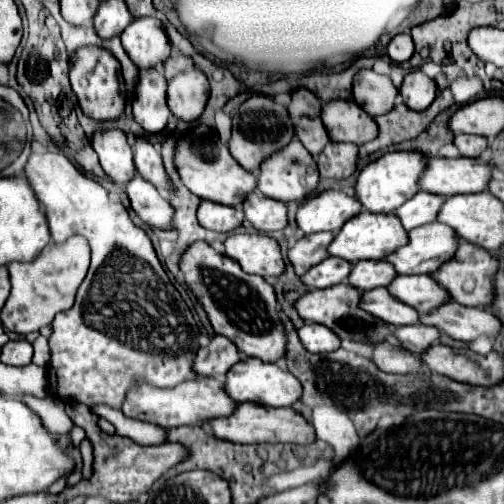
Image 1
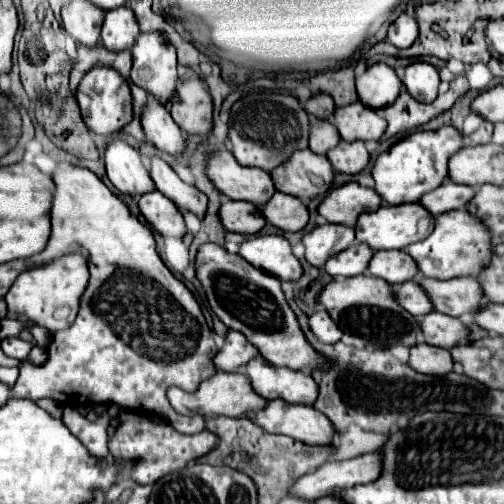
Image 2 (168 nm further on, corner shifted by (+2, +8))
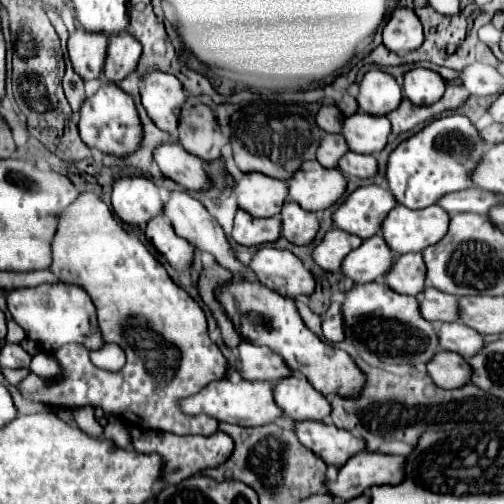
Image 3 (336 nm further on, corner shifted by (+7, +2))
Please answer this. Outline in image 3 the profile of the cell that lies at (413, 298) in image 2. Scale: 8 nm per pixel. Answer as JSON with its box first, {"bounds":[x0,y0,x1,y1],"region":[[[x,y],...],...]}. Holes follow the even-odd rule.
{"bounds":[418,288,458,322],"region":[[[424,288],[418,296],[420,314],[428,322],[456,322],[458,320],[458,298],[444,294],[436,288]]]}

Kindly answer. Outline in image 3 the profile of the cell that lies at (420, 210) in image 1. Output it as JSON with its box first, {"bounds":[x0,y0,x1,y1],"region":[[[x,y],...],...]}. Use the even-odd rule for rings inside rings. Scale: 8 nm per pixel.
{"bounds":[436,188,498,214],"region":[[[468,188],[468,190],[458,190],[452,194],[446,194],[436,204],[442,206],[448,214],[456,214],[456,212],[486,214],[496,204],[496,200],[498,198],[494,192],[484,192],[480,188]]]}

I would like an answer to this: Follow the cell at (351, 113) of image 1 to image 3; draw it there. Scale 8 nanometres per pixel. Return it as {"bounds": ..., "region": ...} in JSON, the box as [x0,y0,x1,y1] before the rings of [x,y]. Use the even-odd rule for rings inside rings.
{"bounds":[342,114,390,154],"region":[[[352,114],[344,120],[342,136],[348,142],[348,148],[358,154],[378,154],[390,134],[390,122],[386,116],[370,114]]]}

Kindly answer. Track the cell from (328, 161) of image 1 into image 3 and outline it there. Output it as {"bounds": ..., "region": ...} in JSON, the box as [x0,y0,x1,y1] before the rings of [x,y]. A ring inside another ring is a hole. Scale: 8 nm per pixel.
{"bounds":[338,152,378,178],"region":[[[346,152],[344,158],[340,158],[338,162],[338,170],[342,174],[356,176],[356,178],[370,178],[376,174],[378,166],[376,166],[376,158],[374,156],[364,156],[364,154],[356,154],[356,152]]]}

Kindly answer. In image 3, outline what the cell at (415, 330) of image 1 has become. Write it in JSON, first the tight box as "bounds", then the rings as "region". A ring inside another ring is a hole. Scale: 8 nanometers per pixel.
{"bounds":[436,322,484,360],"region":[[[460,322],[440,324],[436,328],[436,334],[438,334],[442,350],[456,352],[456,354],[464,356],[466,360],[484,346],[482,336],[476,330],[470,330],[468,326],[460,324]]]}

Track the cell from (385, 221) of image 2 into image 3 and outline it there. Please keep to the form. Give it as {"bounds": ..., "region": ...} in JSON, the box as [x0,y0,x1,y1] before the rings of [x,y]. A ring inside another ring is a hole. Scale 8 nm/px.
{"bounds":[378,206,448,256],"region":[[[396,206],[382,220],[378,234],[384,238],[394,256],[422,252],[426,246],[440,242],[448,230],[448,214],[440,206],[410,210]]]}

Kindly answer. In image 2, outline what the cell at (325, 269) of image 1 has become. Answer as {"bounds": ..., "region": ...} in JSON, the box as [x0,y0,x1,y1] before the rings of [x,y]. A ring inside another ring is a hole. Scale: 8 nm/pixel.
{"bounds":[325,242,373,278],"region":[[[355,242],[347,250],[329,258],[327,264],[325,264],[325,270],[335,278],[337,276],[345,276],[345,278],[357,276],[357,274],[367,272],[367,266],[369,266],[371,258],[373,258],[373,250],[369,248],[369,244]]]}

